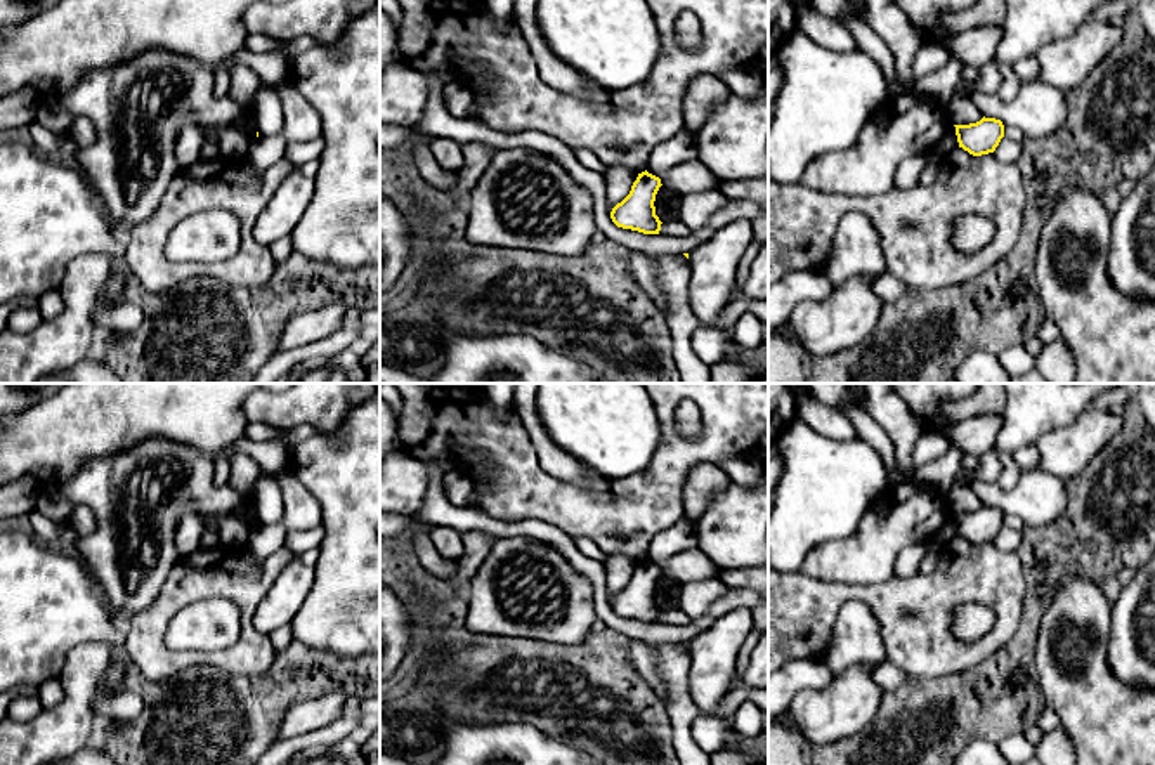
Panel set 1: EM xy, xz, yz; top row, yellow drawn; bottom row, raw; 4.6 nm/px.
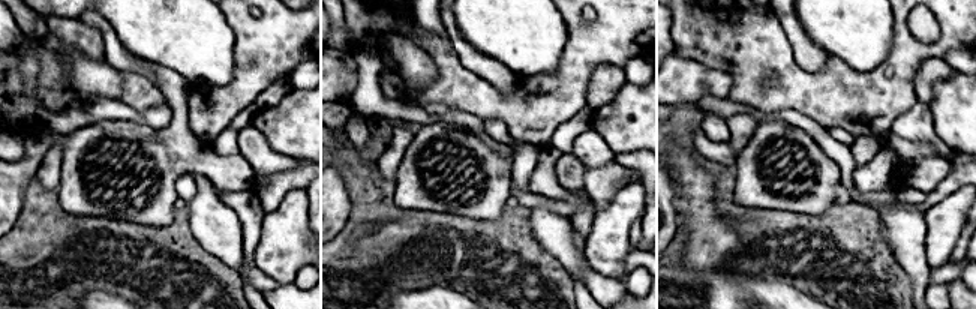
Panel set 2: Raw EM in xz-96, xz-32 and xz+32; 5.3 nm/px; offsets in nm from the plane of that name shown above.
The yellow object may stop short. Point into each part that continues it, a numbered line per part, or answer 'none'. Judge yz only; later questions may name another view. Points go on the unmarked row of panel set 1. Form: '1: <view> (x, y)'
none

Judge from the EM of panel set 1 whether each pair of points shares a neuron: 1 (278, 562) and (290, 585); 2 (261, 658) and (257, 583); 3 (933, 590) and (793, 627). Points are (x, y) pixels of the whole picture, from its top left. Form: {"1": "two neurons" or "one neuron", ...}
{"1": "two neurons", "2": "one neuron", "3": "one neuron"}

